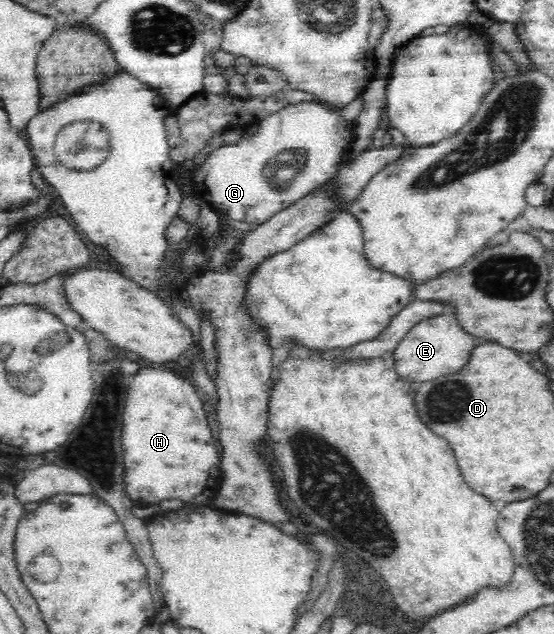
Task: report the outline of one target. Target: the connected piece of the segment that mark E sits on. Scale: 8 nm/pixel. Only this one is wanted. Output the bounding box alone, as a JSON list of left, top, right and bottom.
[393,311,476,382]

